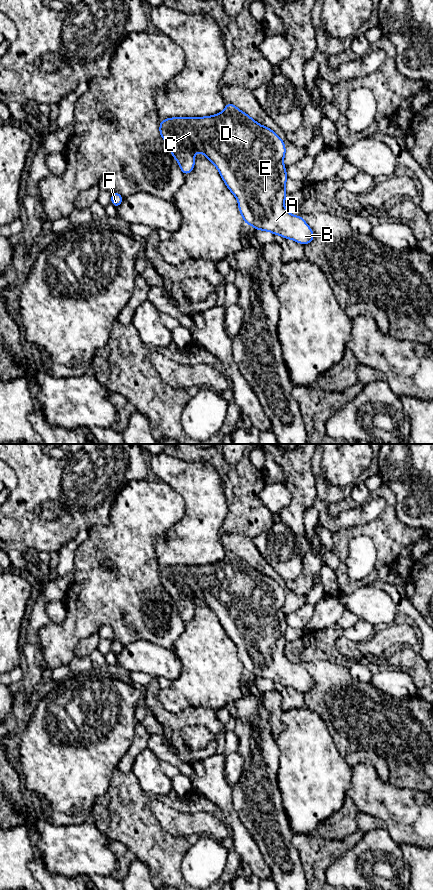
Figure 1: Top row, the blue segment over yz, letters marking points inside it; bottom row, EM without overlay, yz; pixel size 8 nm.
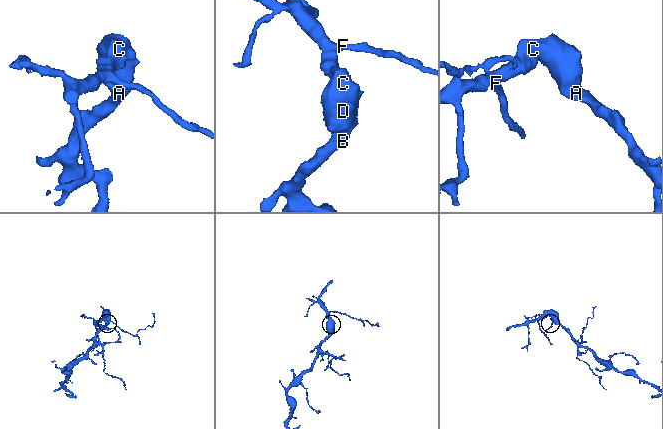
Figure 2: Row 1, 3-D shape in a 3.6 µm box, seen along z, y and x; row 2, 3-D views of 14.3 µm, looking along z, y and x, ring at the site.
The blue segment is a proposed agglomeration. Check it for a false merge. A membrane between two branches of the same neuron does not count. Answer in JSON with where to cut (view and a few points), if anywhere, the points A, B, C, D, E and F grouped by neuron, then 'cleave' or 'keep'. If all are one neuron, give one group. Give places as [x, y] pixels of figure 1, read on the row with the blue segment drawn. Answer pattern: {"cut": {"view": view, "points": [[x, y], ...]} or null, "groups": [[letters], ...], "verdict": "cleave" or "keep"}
{"cut": null, "groups": [["A", "B", "C", "D", "E", "F"]], "verdict": "keep"}

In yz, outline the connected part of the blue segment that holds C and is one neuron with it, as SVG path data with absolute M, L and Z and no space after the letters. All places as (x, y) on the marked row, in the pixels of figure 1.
M226 103L226 108L213 116L162 120L159 133L185 175L194 169L194 151L203 153L216 166L226 186L237 198L244 223L302 245L312 242L314 234L309 225L300 215L294 216L285 209L288 177L283 159L286 149L284 141L273 130L258 124L232 103Z

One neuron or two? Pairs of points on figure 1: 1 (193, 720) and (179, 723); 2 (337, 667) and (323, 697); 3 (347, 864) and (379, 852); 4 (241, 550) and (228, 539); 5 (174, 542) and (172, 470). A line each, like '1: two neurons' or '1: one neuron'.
1: one neuron
2: one neuron
3: one neuron
4: one neuron
5: one neuron

